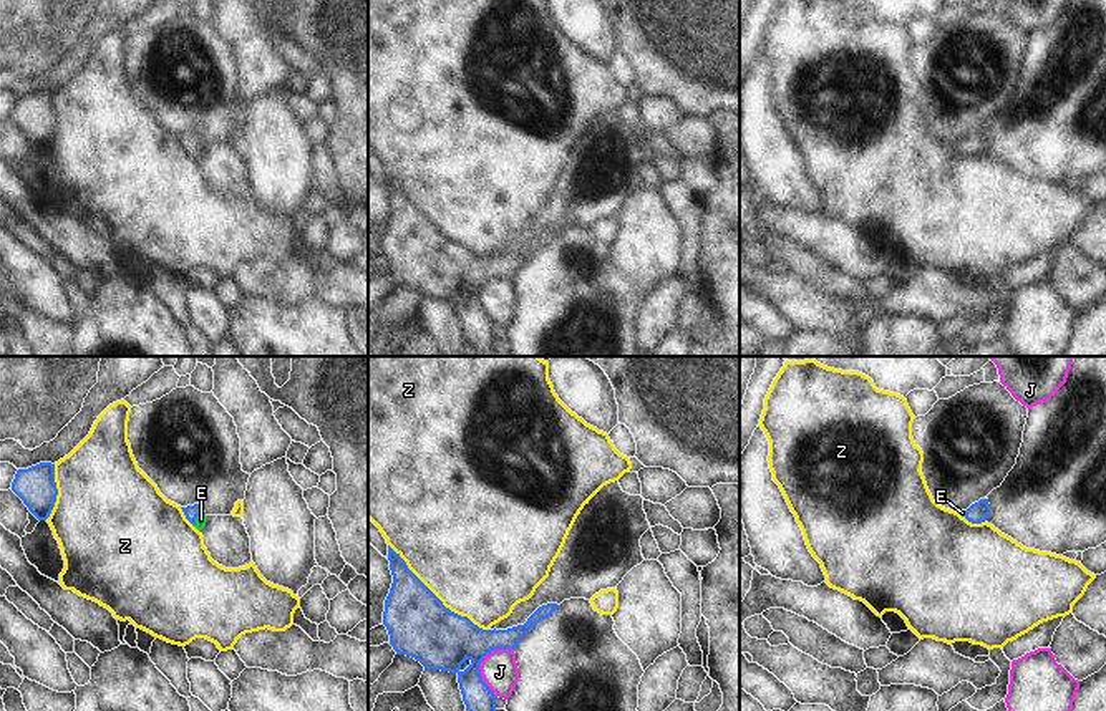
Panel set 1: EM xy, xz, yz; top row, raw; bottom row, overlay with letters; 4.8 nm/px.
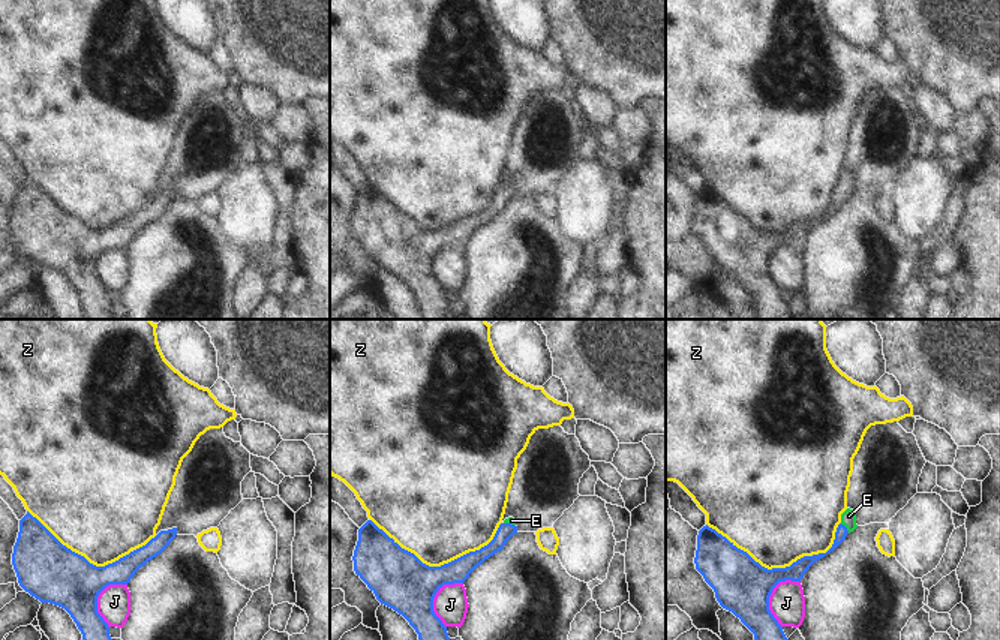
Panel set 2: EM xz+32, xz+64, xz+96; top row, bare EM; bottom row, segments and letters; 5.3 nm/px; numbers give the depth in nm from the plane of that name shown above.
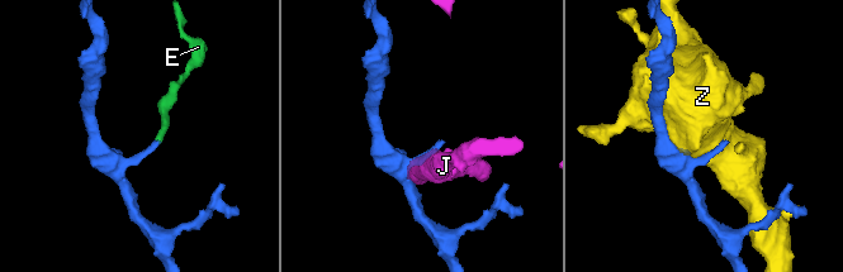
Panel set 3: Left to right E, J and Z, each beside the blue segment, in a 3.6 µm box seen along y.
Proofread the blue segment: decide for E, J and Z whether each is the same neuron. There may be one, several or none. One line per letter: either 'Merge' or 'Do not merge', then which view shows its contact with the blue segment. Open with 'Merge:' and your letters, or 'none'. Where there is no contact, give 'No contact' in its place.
Merge: E
E: Merge. Touches blue in xy
J: Do not merge. Touches blue in xz
Z: Do not merge. Touches blue in xz

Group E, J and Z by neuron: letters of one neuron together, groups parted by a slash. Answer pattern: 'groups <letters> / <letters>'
groups E / J / Z

